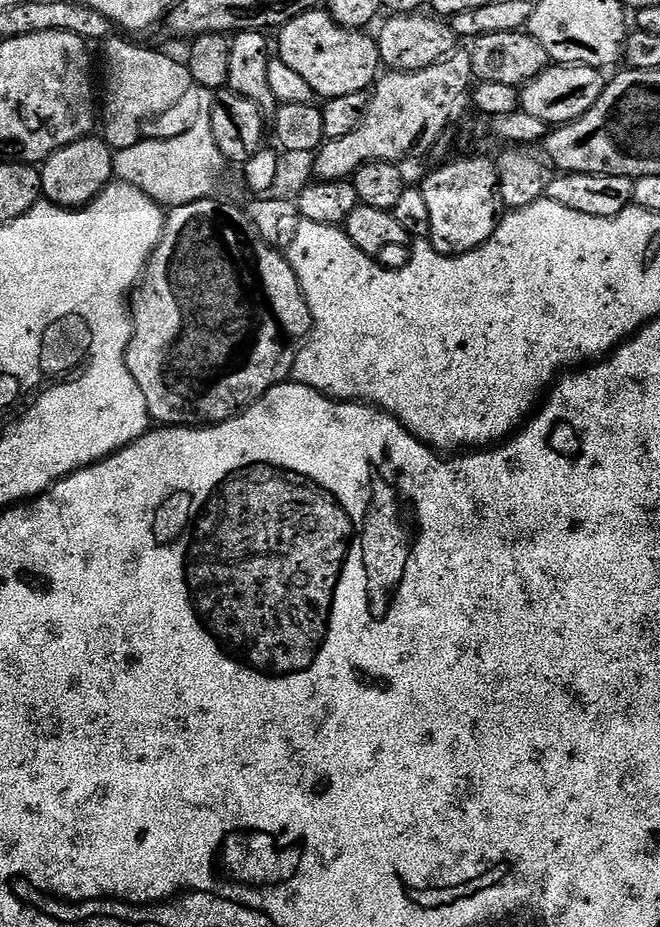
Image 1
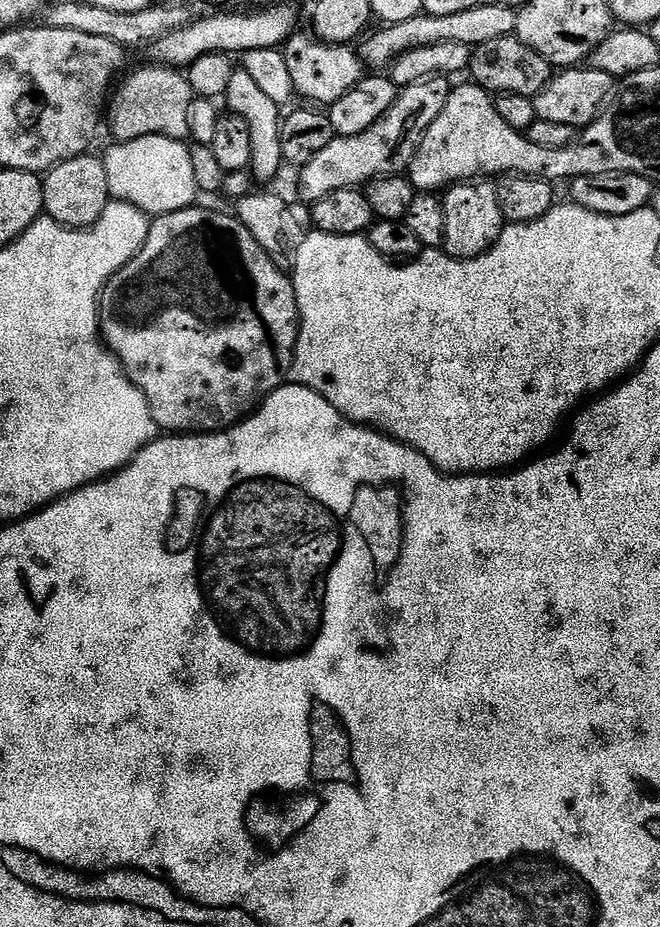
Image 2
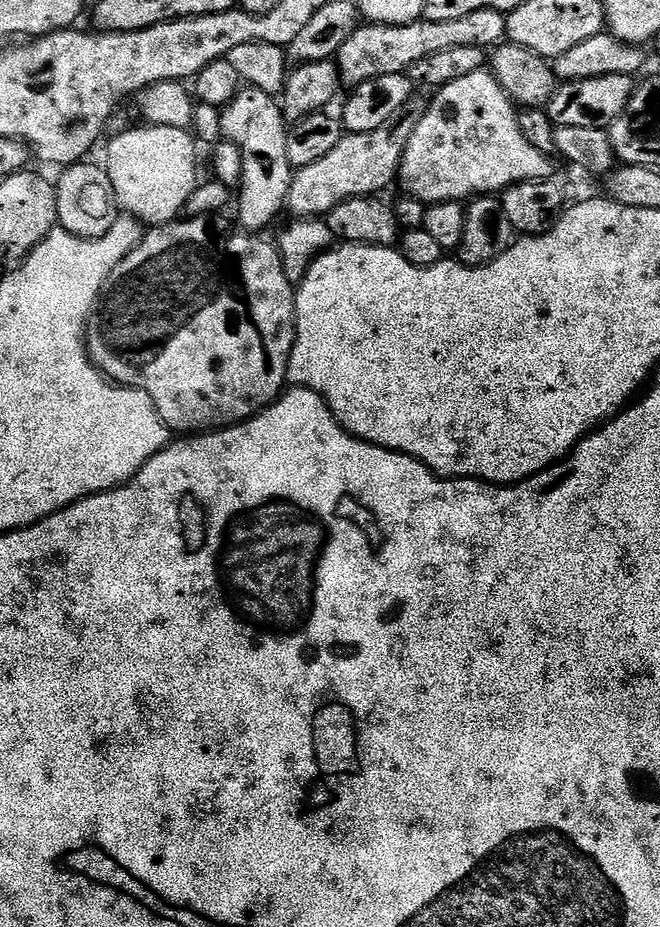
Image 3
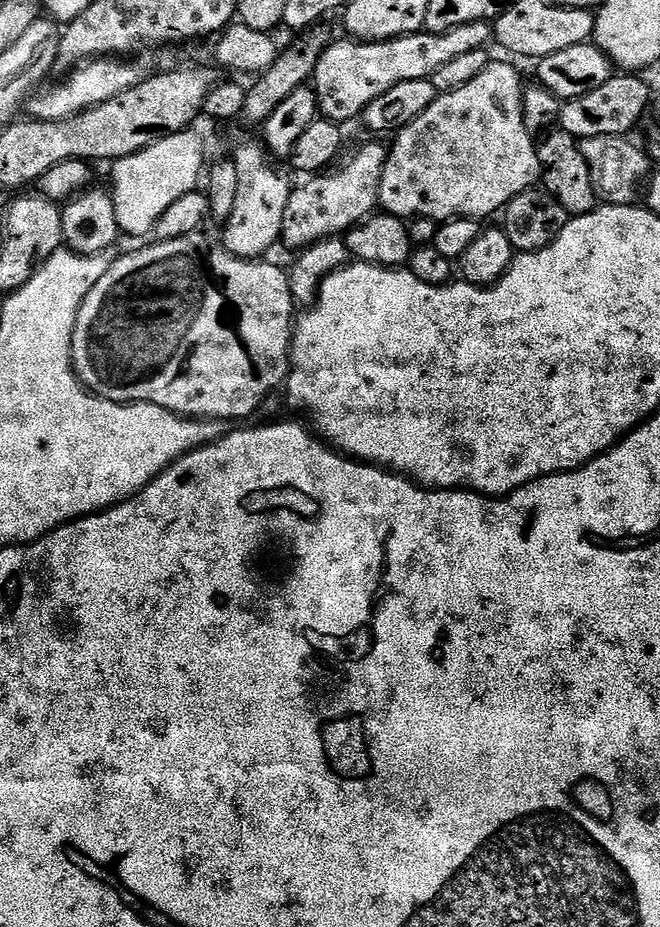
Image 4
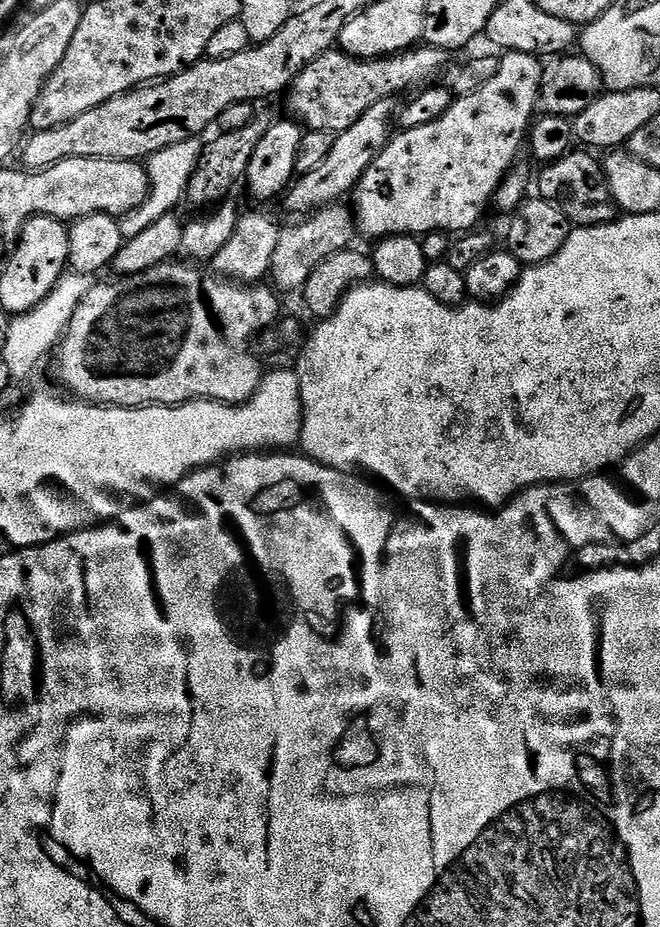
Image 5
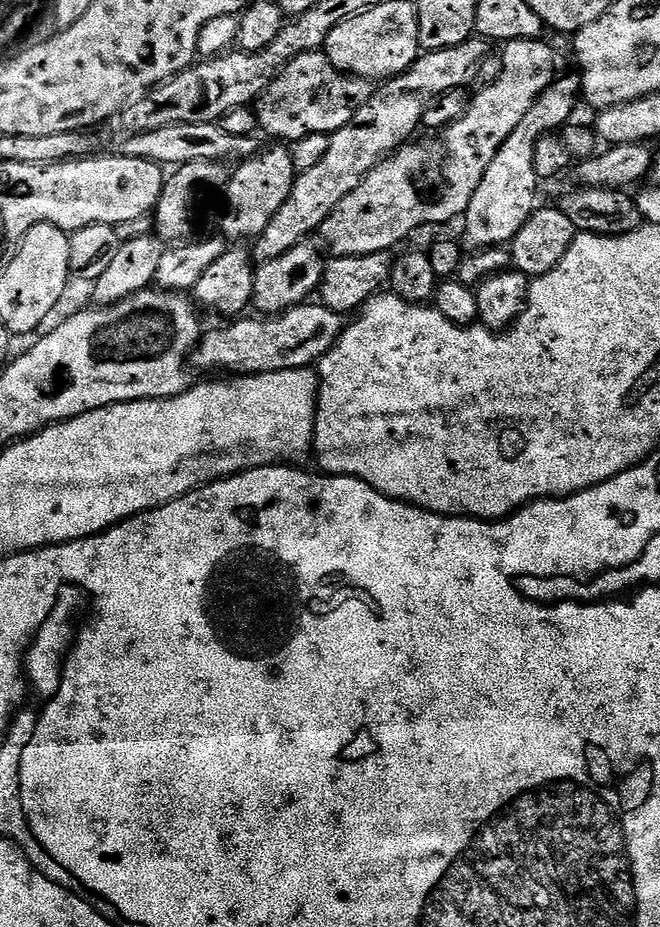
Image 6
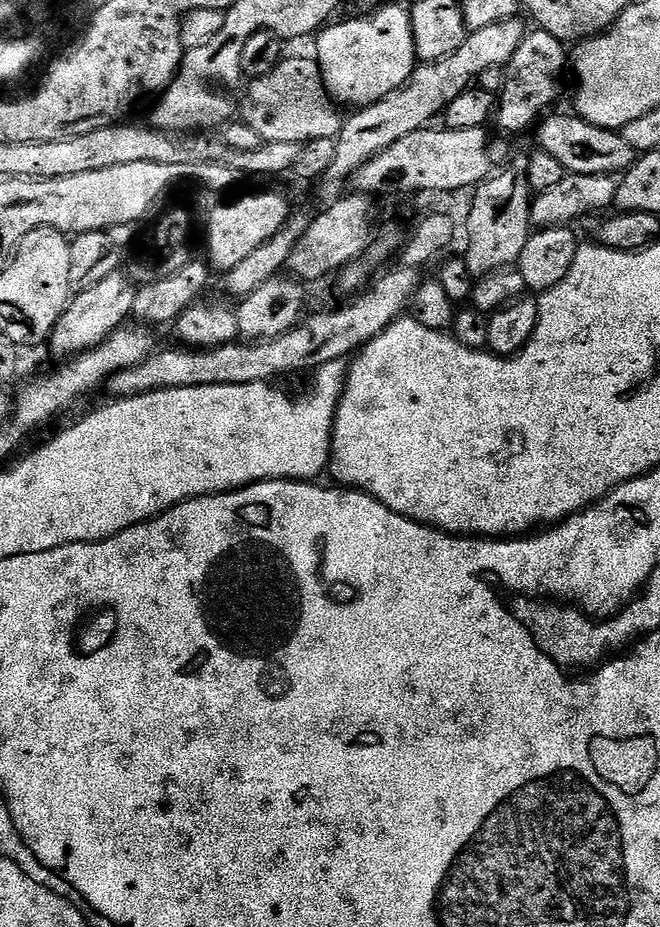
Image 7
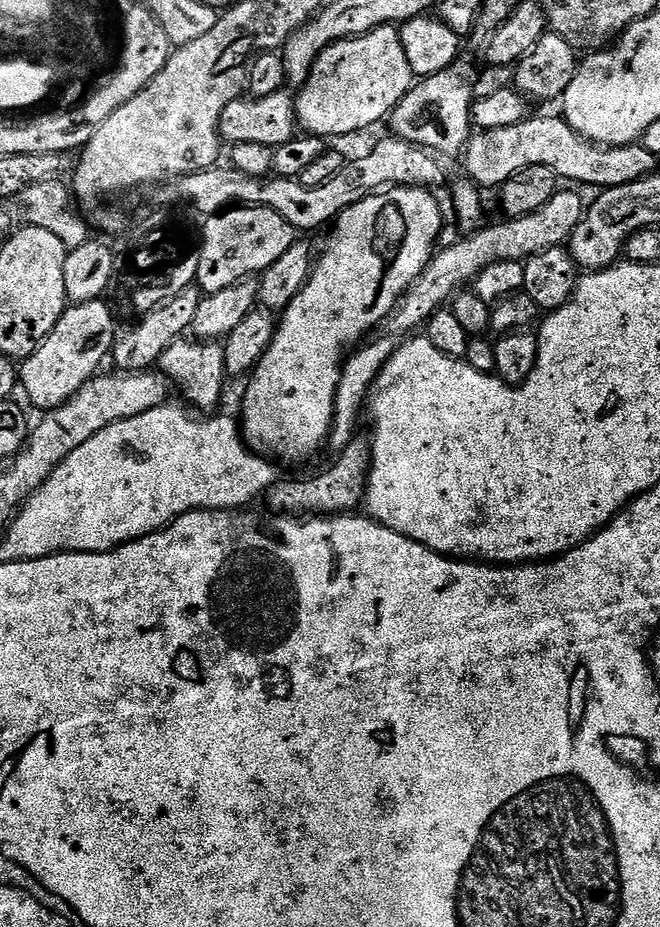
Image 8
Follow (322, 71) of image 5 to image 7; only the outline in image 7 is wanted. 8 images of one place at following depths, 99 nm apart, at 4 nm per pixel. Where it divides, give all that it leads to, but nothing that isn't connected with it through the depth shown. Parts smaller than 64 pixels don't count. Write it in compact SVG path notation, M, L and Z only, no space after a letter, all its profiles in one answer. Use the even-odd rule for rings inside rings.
M296 56L293 60L281 59L274 74L253 79L244 96L244 105L239 105L238 112L242 115L243 123L256 132L257 137L264 142L298 142L308 145L310 141L318 138L335 140L344 128L345 117L340 116L341 109L337 107L328 91L324 89L324 79L320 73L320 65L315 59L303 60Z

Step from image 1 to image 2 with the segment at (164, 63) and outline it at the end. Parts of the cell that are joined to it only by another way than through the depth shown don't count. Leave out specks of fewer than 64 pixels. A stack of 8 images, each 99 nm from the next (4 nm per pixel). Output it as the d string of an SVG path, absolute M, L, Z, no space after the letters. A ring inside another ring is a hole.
M155 62L149 65L132 71L123 82L116 100L114 96L111 101L108 119L110 118L110 128L116 136L114 138L117 141L144 136L187 139L191 135L190 111L196 100L195 92L179 69Z

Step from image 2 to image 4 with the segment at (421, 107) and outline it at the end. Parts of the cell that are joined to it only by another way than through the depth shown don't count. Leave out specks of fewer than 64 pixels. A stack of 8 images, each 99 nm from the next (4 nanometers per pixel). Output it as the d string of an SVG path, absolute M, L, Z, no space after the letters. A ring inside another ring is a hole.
M364 144L344 165L333 167L319 174L313 175L305 184L300 184L291 189L286 202L286 215L282 217L282 244L283 247L303 250L311 244L317 244L319 240L325 240L327 236L343 237L356 224L360 224L377 211L380 202L380 183L382 182L382 170L386 166L389 145Z

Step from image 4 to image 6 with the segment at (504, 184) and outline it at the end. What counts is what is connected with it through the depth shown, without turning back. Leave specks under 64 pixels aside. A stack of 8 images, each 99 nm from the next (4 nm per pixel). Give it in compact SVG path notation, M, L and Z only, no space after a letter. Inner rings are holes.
M547 39L509 40L499 53L502 60L502 74L498 80L479 89L468 105L466 114L458 122L454 122L439 133L440 140L428 140L425 144L409 142L403 148L397 148L391 156L377 164L366 178L326 218L320 227L319 235L324 236L333 257L361 256L362 254L378 254L392 252L395 244L400 244L411 232L419 228L428 228L431 224L448 224L452 219L463 217L470 206L470 198L474 198L474 190L478 190L478 182L486 174L490 162L494 162L494 154L506 142L510 134L526 118L530 106L538 102L538 98L552 85L558 75L556 69L556 52L547 44Z

